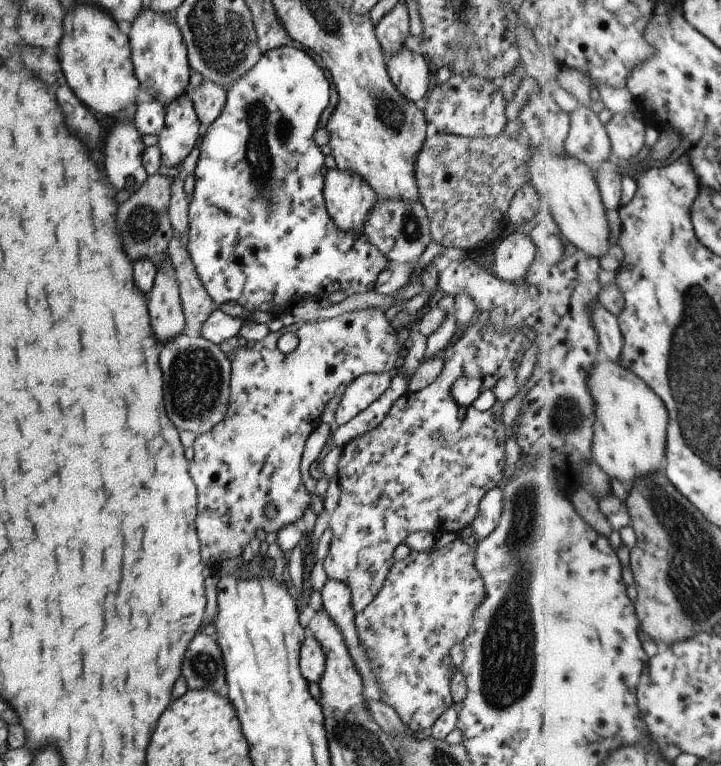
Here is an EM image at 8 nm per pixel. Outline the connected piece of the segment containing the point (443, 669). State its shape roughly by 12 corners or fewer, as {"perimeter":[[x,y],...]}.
{"perimeter":[[456,538],[393,561],[353,624],[412,733],[452,706],[482,601]]}

